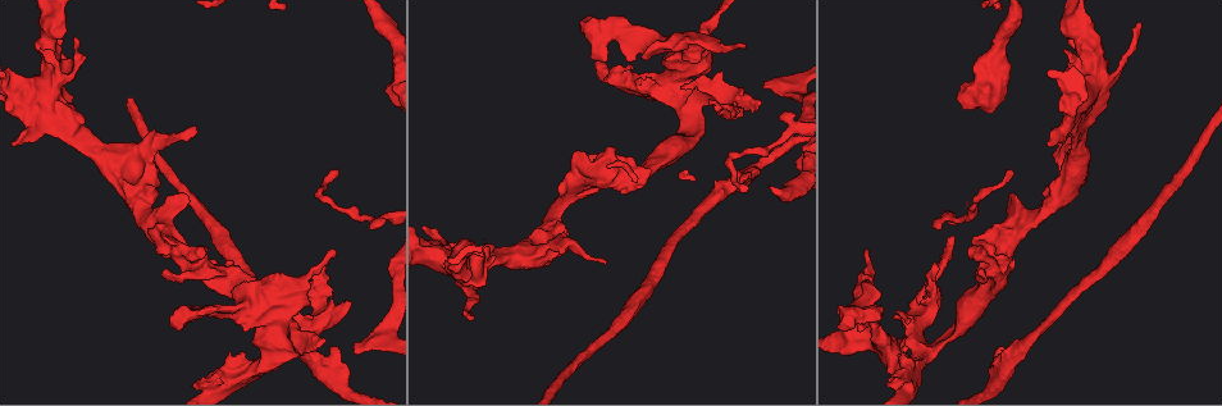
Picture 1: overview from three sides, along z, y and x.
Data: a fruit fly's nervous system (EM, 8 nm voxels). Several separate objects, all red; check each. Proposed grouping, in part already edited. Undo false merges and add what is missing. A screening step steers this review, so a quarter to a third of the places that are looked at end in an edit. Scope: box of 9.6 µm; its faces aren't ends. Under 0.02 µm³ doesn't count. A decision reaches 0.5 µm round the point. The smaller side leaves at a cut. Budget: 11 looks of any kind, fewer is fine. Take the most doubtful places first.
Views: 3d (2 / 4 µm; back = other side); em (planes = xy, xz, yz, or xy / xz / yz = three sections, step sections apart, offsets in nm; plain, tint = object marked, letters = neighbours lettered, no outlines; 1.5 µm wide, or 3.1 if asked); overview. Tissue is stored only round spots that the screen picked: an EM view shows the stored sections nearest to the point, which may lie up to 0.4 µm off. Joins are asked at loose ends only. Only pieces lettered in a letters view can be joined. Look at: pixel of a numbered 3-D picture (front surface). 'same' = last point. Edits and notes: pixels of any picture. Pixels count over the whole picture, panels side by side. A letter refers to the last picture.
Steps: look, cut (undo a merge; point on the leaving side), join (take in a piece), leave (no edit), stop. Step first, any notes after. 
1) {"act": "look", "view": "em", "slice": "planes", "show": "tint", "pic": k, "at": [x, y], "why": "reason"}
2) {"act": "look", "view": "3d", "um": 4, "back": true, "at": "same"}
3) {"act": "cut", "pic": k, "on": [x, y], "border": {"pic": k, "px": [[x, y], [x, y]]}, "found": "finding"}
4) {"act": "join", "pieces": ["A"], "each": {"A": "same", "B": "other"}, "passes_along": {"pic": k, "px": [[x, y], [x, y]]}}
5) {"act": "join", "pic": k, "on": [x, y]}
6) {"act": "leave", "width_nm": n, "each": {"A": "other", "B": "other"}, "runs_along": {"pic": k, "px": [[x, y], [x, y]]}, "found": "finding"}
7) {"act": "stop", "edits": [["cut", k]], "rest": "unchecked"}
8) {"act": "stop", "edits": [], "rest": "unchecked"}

{"act": "look", "view": "em", "slice": "yz", "step": 4, "show": "letters", "pic": 1, "at": [924, 356], "why": "four arms meet"}

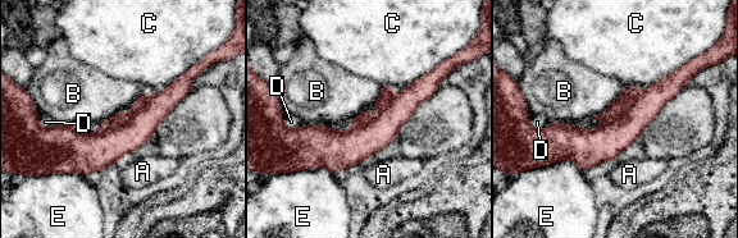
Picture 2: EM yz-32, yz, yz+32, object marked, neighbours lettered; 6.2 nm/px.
{"act": "cut", "pic": 2, "on": [121, 118], "longest_contact_nm": ["B", 300], "each": {"A": "other", "B": "other", "C": "other", "D": "other", "E": "other"}, "border": {"pic": 2, "px": [[147, 101], [126, 123], [104, 132]]}, "found": "a second neuron is stuck on"}

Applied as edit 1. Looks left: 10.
{"act": "look", "view": "overview"}

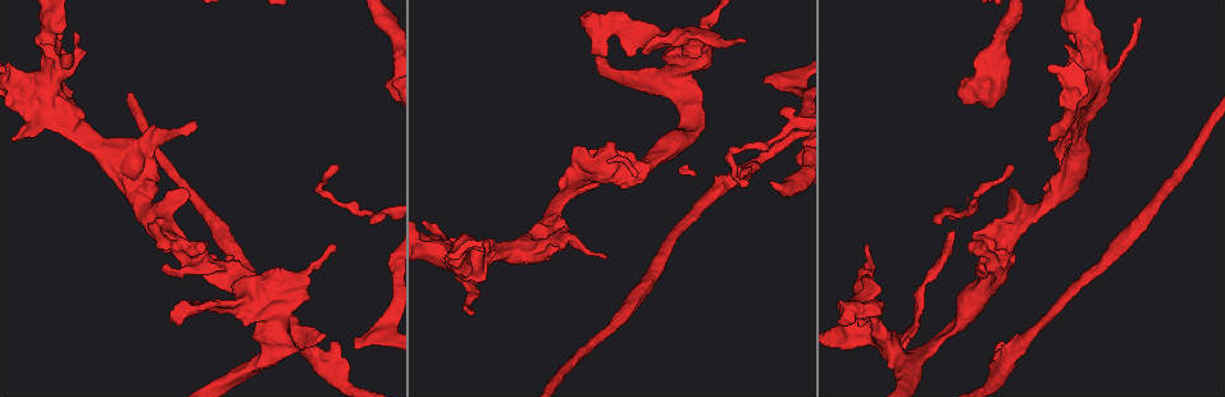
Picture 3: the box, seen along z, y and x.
{"act": "look", "view": "em", "slice": "xz", "step": 4, "show": "letters", "pic": 3, "at": [357, 347], "why": "thin end"}

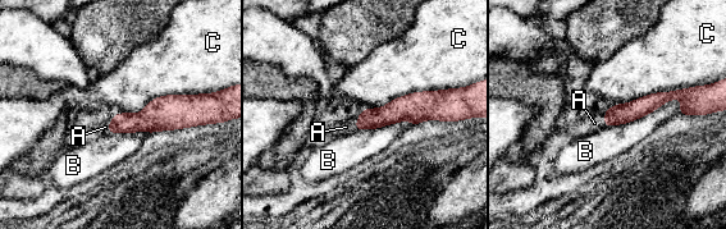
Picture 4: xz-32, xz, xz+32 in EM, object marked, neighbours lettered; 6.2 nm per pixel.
{"act": "join", "pieces": ["A"], "longest_contact_nm": ["C", 550], "each": {"A": "same", "B": "other", "C": "other"}, "passes_along": {"pic": 4, "px": [[392, 113], [356, 123], [346, 127]]}, "found": "the neuron continues"}

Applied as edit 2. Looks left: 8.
{"act": "look", "view": "overview", "why": "redraw"}

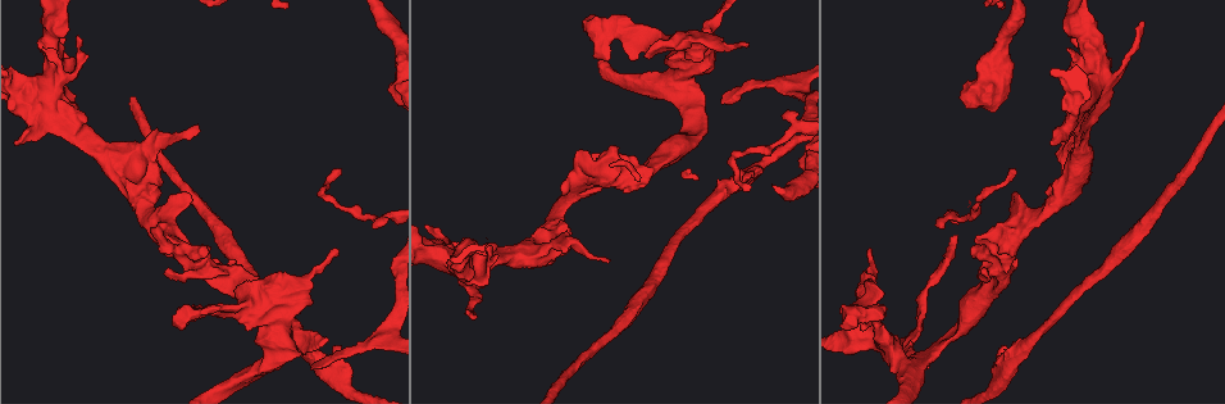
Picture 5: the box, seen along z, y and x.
{"act": "look", "view": "3d", "um": 2, "back": true, "pic": 5, "at": [206, 267], "why": "arms part here"}

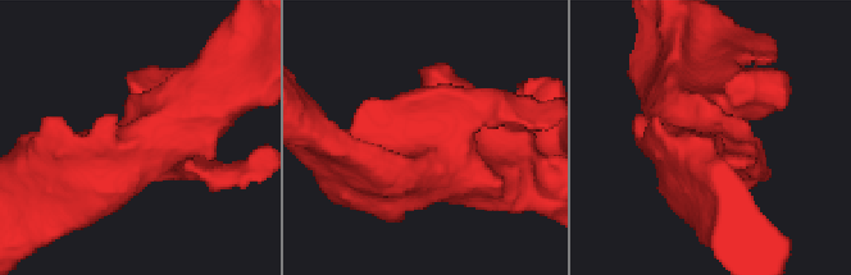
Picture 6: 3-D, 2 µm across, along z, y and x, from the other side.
{"act": "look", "view": "em", "slice": "yz", "step": 4, "show": "letters", "pic": 6, "at": [437, 167], "why": "now the EM"}

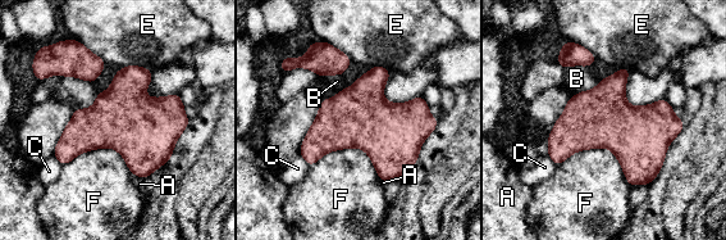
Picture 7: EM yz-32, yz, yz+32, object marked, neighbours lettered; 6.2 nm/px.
{"act": "leave", "width_nm": 380, "each": {"A": "other", "B": "other", "C": "other", "E": "other", "F": "other"}, "border": {"pic": 7, "px": [[132, 173], [145, 179]]}, "found": "one neuron here"}

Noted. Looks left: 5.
{"act": "look", "view": "3d", "um": 4, "pic": 5, "at": [696, 43], "why": "branch stops here"}

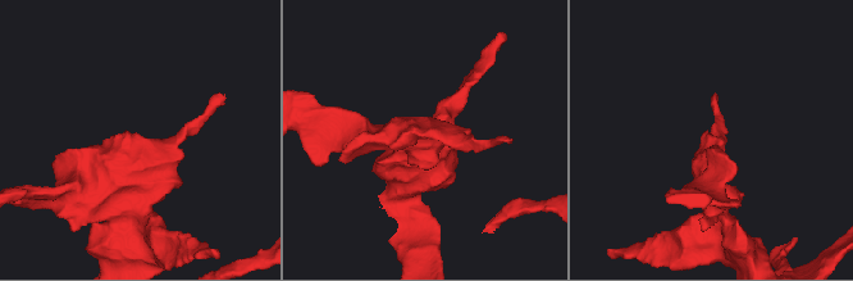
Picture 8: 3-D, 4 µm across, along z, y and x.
{"act": "look", "view": "em", "slice": "planes", "show": "letters", "pic": 8, "at": [423, 135], "why": "shape alone is not enough"}

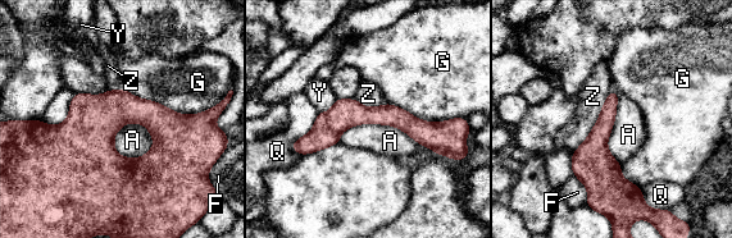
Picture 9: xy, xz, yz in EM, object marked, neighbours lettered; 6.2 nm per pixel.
{"act": "leave", "longest_contact_nm": ["G", 550], "each": {"A": "other", "F": "other", "G": "other", "Q": "other", "Y": "other", "Z": "other"}, "runs_along": {"pic": 9, "px": [[445, 127], [341, 115], [295, 145]]}, "found": "no lettered piece goes on from it"}

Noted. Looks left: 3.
{"act": "stop", "edits": [["cut", 2], ["join", 4]], "rest": "unchecked"}

